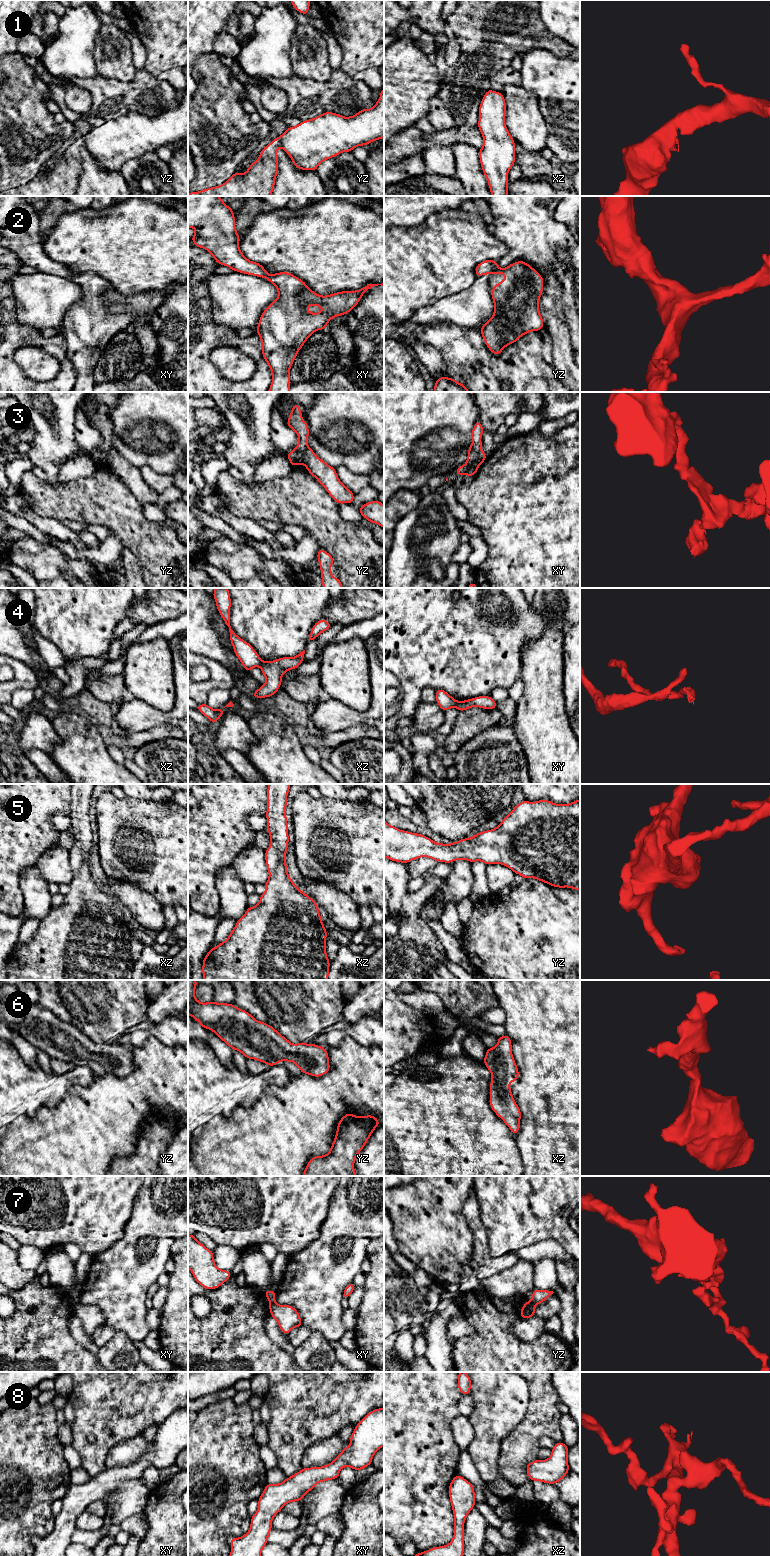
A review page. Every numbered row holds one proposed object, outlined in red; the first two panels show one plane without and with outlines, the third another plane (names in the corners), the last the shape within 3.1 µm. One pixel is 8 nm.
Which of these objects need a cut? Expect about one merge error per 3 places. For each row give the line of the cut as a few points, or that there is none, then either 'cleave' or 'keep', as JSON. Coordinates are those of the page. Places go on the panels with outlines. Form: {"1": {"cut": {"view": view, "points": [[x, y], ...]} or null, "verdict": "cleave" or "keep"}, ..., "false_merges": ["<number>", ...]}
{"1": {"cut": null, "verdict": "keep"}, "2": {"cut": null, "verdict": "keep"}, "3": {"cut": {"view": "xy", "points": [[481, 450], [473, 461], [467, 461]]}, "verdict": "cleave"}, "4": {"cut": {"view": "xy", "points": [[457, 701], [455, 706]]}, "verdict": "cleave"}, "5": {"cut": null, "verdict": "keep"}, "6": {"cut": null, "verdict": "keep"}, "7": {"cut": {"view": "yz", "points": [[531, 1300], [535, 1305]]}, "verdict": "cleave"}, "8": {"cut": null, "verdict": "keep"}, "false_merges": ["3", "4", "7"]}

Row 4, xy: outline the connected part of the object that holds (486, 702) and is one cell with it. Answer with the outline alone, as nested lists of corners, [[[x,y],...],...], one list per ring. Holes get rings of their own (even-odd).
[[[478,696],[464,701],[457,701],[456,708],[458,711],[465,711],[471,707],[497,709],[495,700],[490,696]]]

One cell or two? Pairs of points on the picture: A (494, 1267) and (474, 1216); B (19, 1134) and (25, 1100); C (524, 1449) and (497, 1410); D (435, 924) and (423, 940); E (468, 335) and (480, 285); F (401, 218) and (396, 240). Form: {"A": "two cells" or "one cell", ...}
{"A": "one cell", "B": "two cells", "C": "two cells", "D": "two cells", "E": "two cells", "F": "two cells"}

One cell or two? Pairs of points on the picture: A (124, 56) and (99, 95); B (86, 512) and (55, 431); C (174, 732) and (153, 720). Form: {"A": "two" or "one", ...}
{"A": "two", "B": "two", "C": "two"}

